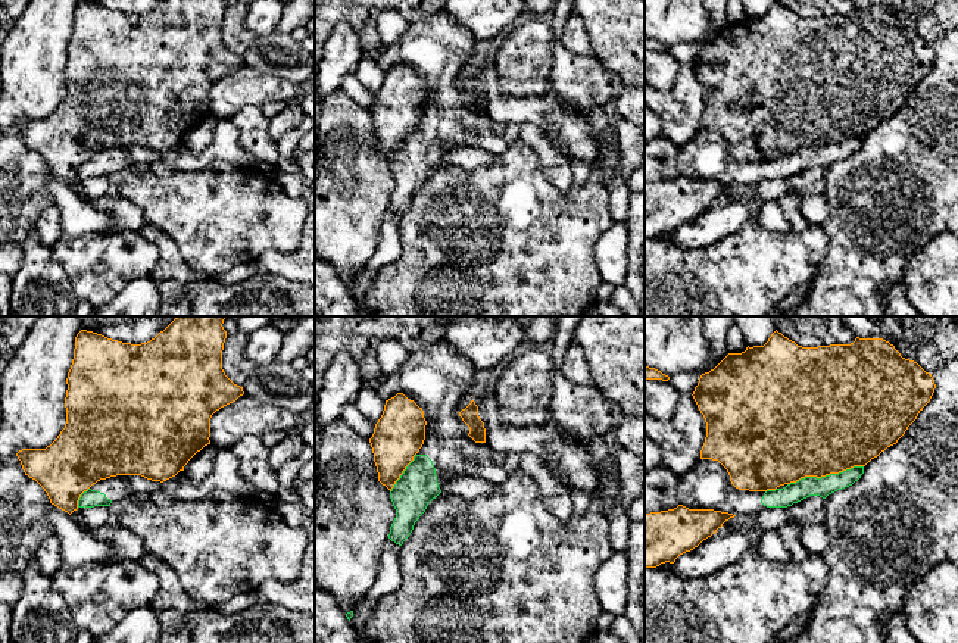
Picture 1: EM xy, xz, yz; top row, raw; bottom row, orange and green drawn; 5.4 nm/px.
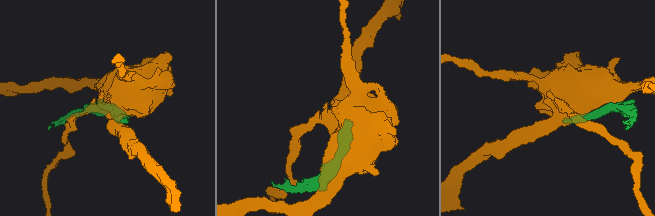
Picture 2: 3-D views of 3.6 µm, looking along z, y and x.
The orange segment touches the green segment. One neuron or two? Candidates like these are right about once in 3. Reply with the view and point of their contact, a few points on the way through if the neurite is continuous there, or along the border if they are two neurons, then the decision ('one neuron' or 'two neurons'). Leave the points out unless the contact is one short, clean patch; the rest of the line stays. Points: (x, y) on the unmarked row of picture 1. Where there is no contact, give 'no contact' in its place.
contact yz (824, 146); two neurons

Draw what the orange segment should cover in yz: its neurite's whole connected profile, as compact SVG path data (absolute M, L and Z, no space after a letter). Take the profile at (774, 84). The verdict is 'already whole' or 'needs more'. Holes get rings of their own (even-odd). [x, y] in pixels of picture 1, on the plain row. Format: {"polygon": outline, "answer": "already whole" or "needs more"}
{"polygon": "M776 0L764 16L748 16L742 24L728 24L714 40L700 46L692 65L706 93L706 107L700 121L700 129L718 131L727 140L731 154L739 160L749 162L776 160L805 147L821 149L854 137L865 137L871 129L898 113L930 72L934 59L936 54L932 44L926 43L917 32L902 28L895 16L883 9L856 7L851 15L802 18Z", "answer": "already whole"}

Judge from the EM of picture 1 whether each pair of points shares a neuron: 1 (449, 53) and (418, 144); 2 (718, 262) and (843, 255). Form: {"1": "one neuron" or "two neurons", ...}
{"1": "one neuron", "2": "two neurons"}

